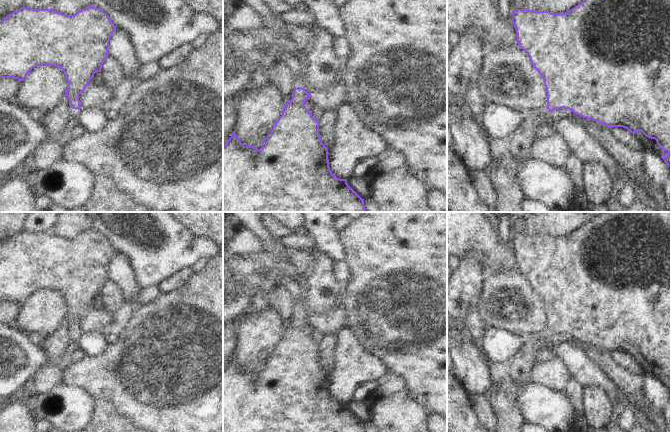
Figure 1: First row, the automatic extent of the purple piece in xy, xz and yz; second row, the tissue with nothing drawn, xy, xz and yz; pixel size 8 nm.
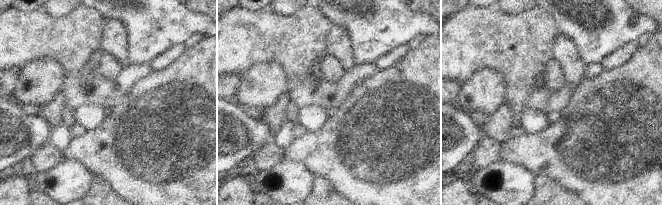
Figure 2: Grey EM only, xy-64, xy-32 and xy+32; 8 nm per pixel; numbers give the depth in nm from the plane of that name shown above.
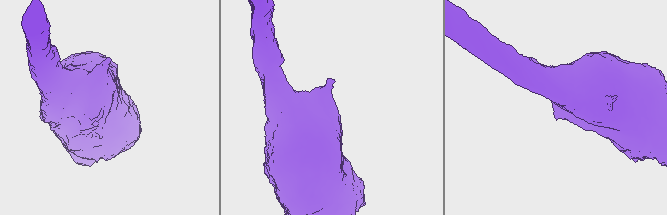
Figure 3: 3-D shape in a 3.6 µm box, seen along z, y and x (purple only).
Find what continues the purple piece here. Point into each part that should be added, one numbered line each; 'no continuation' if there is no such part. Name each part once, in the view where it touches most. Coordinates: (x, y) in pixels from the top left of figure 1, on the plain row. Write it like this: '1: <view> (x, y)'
1: xy (74, 337)

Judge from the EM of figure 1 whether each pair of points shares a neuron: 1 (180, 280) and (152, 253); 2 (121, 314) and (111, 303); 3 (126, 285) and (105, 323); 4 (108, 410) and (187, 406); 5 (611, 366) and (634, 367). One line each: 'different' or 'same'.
1: different
2: different
3: different
4: different
5: different

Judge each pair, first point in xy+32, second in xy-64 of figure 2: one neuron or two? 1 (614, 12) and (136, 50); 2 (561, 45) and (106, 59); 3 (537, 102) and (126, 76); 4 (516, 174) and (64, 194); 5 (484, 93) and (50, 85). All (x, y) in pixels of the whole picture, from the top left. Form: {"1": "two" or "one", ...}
{"1": "one", "2": "two", "3": "one", "4": "one", "5": "one"}

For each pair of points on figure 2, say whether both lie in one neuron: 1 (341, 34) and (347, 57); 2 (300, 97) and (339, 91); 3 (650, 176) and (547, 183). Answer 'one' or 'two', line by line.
1: one
2: one
3: two

